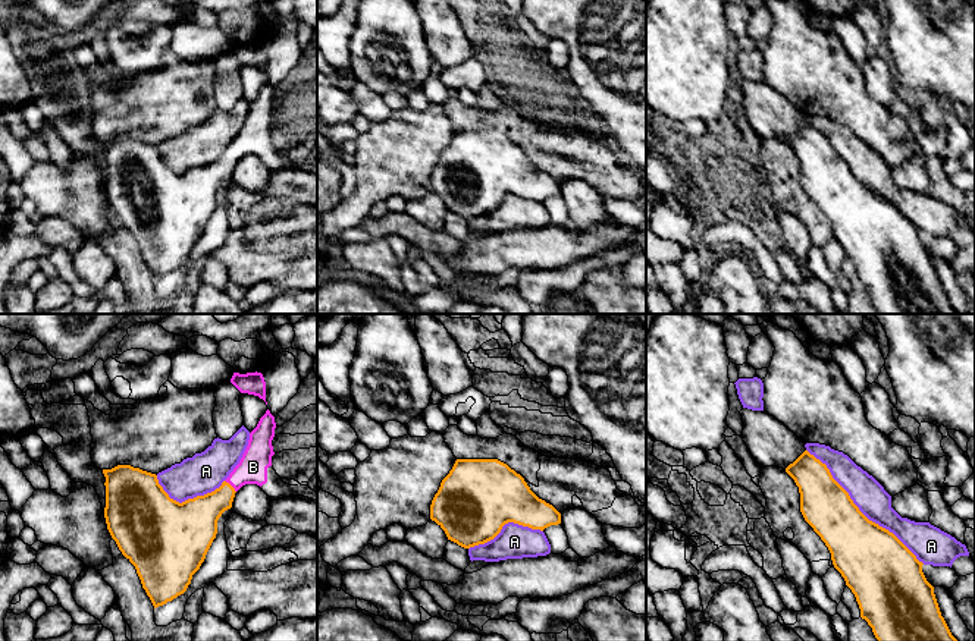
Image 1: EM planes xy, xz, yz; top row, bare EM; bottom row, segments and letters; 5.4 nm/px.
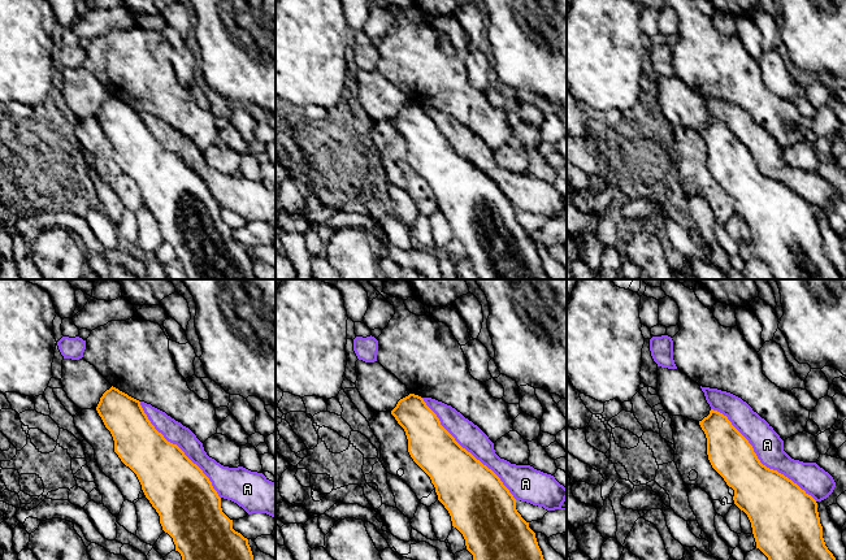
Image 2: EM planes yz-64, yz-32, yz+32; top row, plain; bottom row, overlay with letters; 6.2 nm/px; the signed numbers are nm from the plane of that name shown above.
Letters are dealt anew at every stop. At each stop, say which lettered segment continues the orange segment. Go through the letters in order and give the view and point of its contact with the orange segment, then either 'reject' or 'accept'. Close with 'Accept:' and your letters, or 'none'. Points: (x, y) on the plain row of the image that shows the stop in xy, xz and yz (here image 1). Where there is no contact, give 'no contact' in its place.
A: yz (859, 182) | reject
B: xy (231, 157) | accept
Accept: B

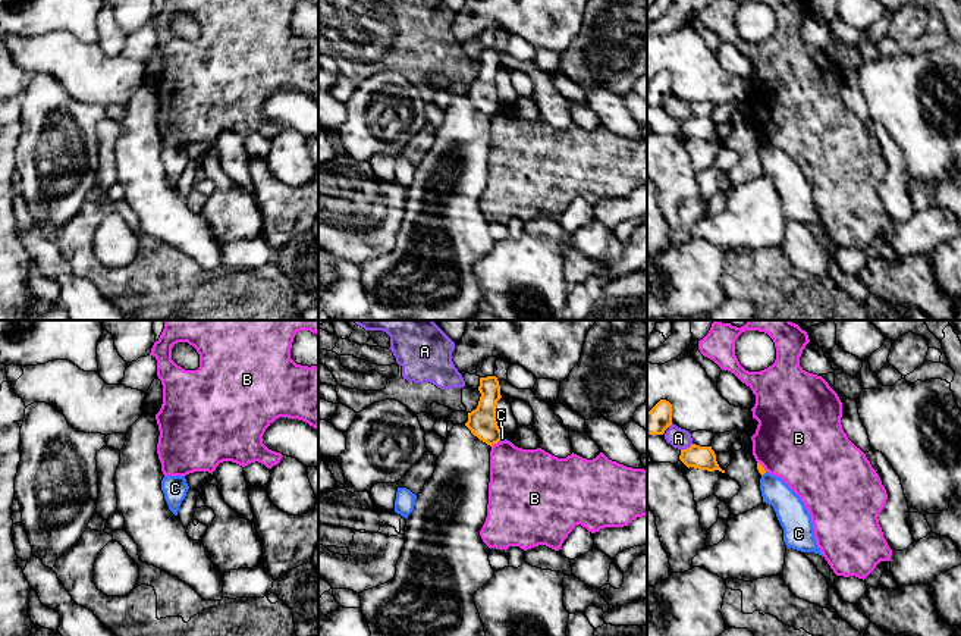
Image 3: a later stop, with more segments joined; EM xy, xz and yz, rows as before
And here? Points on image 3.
A: yz (687, 119) | reject
B: xz (495, 113) | reject
C: xz (499, 110) | reject
Accept: none

